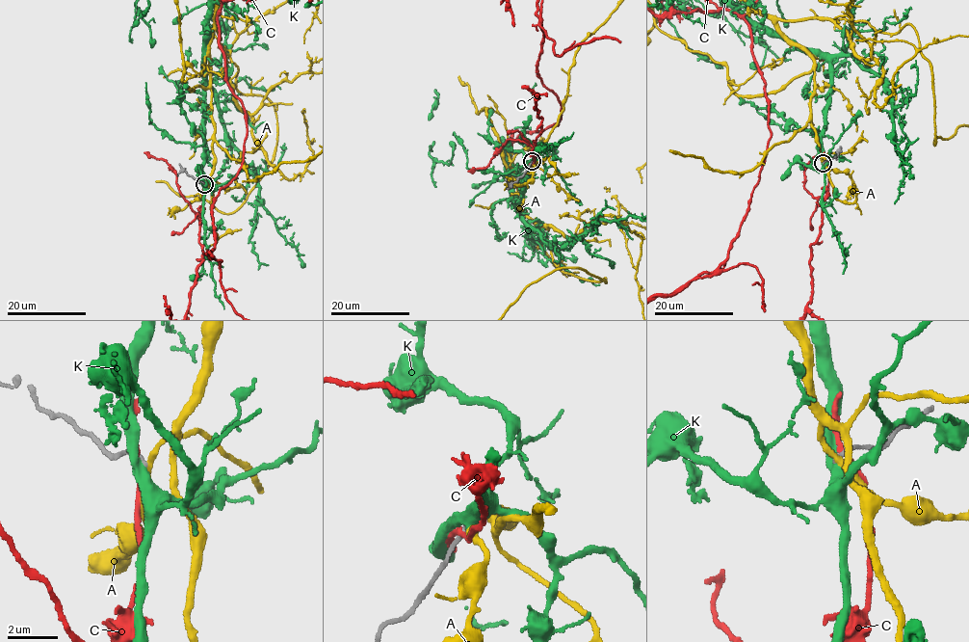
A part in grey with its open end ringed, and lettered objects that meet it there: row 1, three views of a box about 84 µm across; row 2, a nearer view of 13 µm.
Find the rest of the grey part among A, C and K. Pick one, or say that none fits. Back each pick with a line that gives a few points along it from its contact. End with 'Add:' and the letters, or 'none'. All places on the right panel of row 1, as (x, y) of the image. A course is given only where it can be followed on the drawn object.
Add: none

